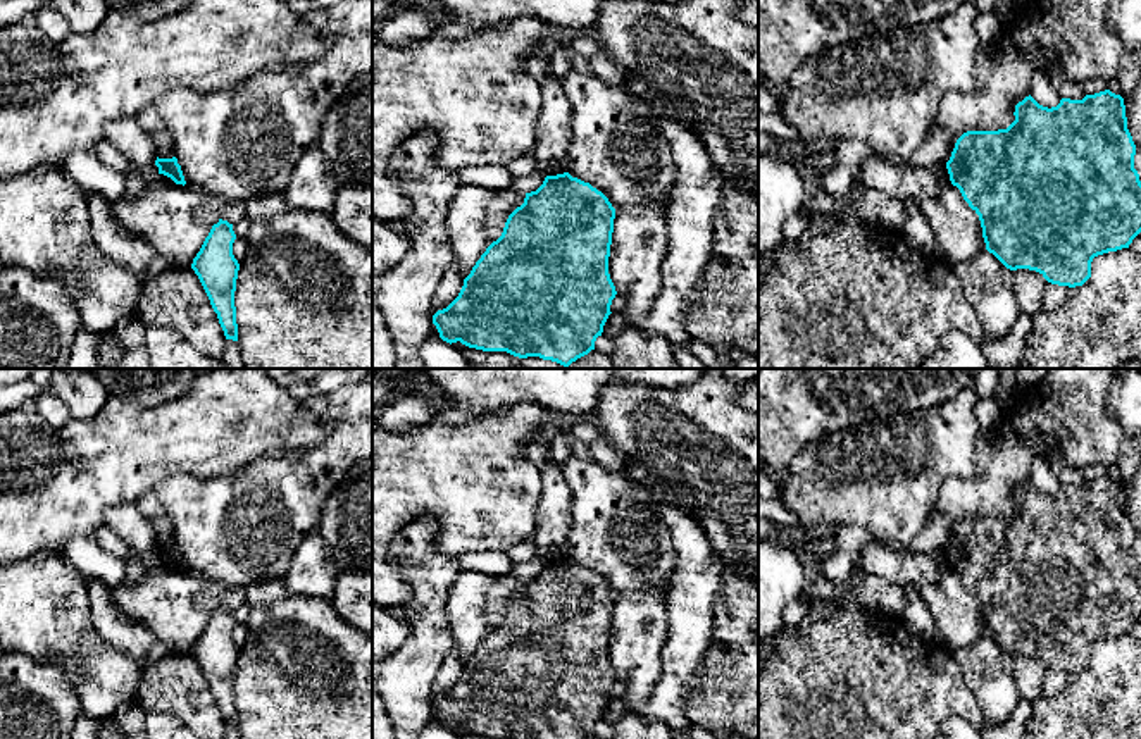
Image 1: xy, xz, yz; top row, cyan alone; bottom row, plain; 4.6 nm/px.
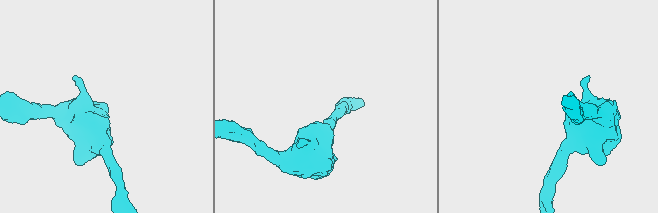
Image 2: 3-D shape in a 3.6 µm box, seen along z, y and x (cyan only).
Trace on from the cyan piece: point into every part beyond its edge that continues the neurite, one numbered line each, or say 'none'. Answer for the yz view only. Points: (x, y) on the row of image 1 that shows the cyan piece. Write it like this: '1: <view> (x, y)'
none

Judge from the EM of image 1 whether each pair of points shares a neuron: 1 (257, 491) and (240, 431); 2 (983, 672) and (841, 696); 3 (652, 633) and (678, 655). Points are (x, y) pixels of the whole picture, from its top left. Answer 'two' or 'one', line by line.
1: two
2: two
3: two

